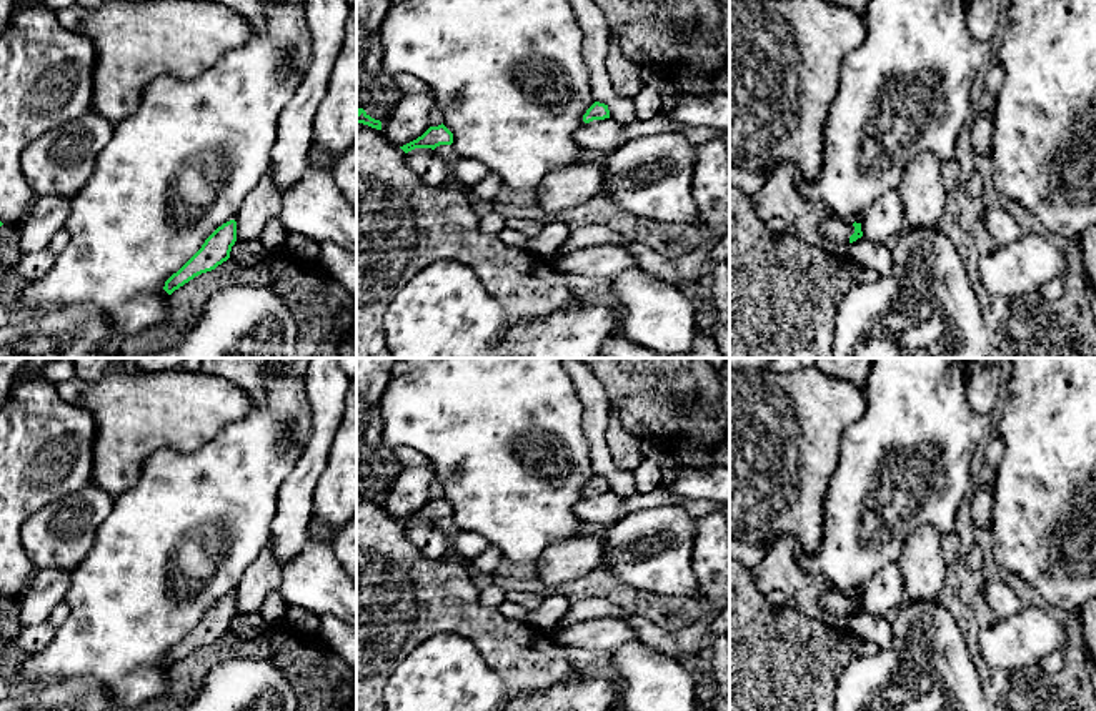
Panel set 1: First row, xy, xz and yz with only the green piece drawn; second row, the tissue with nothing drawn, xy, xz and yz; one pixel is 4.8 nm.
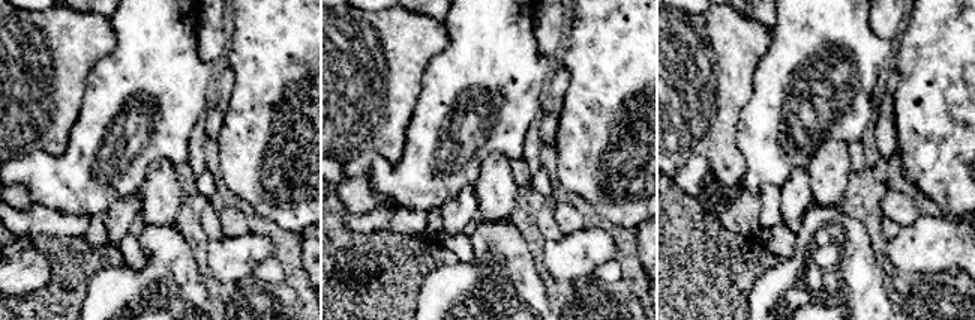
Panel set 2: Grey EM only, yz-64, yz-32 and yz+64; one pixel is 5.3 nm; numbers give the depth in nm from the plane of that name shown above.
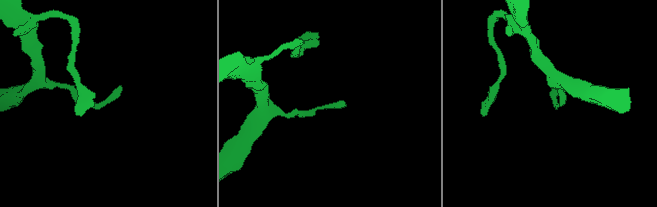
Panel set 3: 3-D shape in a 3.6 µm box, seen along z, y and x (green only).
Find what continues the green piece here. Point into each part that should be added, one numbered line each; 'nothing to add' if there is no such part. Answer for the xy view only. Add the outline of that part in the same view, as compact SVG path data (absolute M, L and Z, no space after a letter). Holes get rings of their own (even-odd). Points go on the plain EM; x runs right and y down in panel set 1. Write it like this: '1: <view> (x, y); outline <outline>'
nothing to add

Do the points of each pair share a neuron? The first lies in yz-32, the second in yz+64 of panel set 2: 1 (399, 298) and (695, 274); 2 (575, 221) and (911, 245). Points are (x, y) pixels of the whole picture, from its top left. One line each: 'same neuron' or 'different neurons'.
1: same neuron
2: different neurons

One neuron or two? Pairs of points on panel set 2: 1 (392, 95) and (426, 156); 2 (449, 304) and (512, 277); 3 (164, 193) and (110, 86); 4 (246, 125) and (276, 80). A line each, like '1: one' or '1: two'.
1: two
2: one
3: two
4: one

